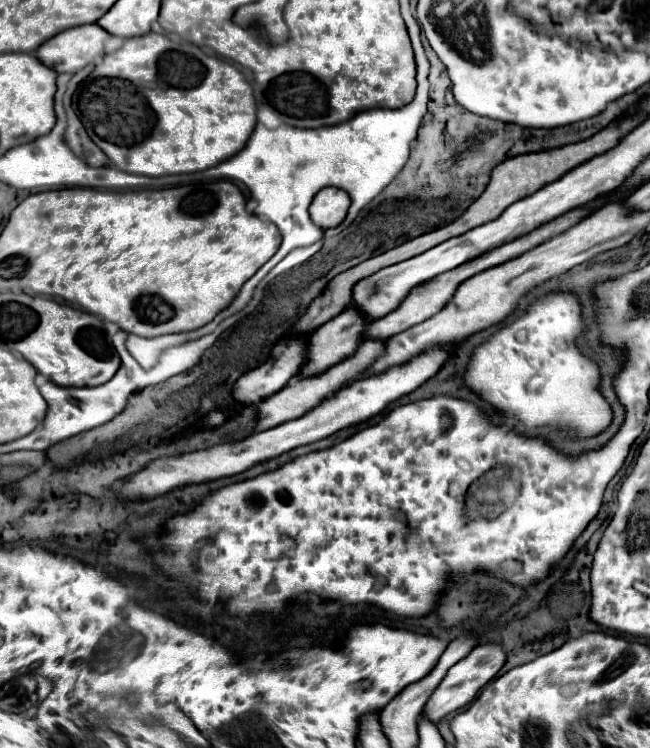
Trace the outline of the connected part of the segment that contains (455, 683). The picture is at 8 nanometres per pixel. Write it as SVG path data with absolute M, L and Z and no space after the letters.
M486 642L486 644L480 644L476 646L464 660L460 660L458 664L454 664L450 668L450 672L446 674L446 680L442 680L438 684L438 688L434 690L434 694L430 696L426 708L424 708L424 714L426 718L430 718L432 722L438 722L442 720L446 714L450 712L456 712L464 706L468 706L476 696L478 692L492 680L498 676L500 668L504 666L506 662L506 650L500 646L500 644L494 644L494 642Z

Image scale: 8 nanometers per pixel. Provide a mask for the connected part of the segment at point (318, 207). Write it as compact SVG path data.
M322 188L310 206L312 220L322 228L338 226L350 208L350 196L340 188Z

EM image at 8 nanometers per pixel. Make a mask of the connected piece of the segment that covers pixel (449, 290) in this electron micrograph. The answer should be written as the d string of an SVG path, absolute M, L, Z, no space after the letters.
M594 202L592 208L586 208L586 206L574 208L574 210L566 212L566 214L562 214L562 216L558 216L556 220L552 220L552 222L548 222L548 224L536 228L534 232L530 232L530 234L526 234L526 236L520 236L520 238L516 238L516 240L512 240L512 242L508 242L508 244L502 244L500 248L494 248L494 250L490 250L490 252L486 252L486 254L482 254L482 256L478 256L478 258L474 258L474 260L468 260L466 264L462 264L462 266L458 266L458 268L454 268L454 270L448 270L448 272L444 272L444 274L440 274L440 276L436 276L436 278L432 278L432 280L428 280L428 282L424 282L424 284L418 284L416 288L410 290L410 294L406 296L406 300L404 300L394 312L390 312L390 314L386 314L386 316L382 316L382 318L378 318L378 320L374 320L374 322L368 324L368 330L366 330L366 334L364 334L364 340L370 340L370 338L388 340L388 338L394 336L394 334L398 334L398 332L402 332L402 330L406 330L406 328L412 328L414 324L420 324L420 322L428 320L430 316L438 314L438 312L446 306L446 302L450 302L450 298L454 296L454 290L458 290L458 284L462 284L464 280L468 280L470 276L476 276L478 272L482 272L482 270L486 270L486 268L494 268L494 266L506 262L506 260L514 260L514 258L522 256L522 252L528 252L530 248L536 248L538 244L542 244L542 242L546 242L546 240L550 240L550 238L554 238L554 236L558 236L558 234L570 230L572 226L576 226L576 224L580 224L582 220L586 220L588 216L592 216L592 214L596 212L596 206L598 206L598 204Z

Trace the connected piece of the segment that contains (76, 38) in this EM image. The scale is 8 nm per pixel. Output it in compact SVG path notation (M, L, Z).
M98 24L68 28L48 38L36 50L36 58L58 74L74 74L88 66L96 56L104 54L106 40L108 32L104 32Z

